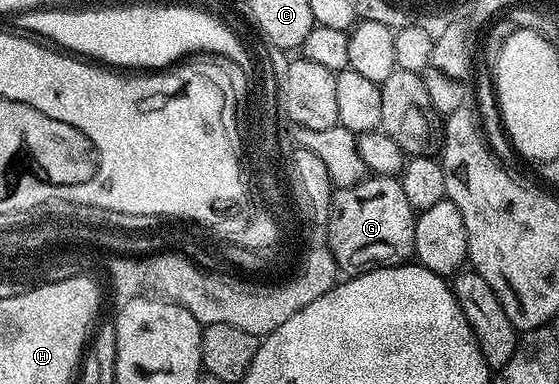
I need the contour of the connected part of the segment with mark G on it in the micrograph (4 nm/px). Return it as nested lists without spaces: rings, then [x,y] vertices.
[[[387,175],[366,177],[354,187],[338,187],[333,192],[333,203],[329,207],[327,246],[337,257],[338,268],[345,273],[364,273],[379,267],[400,267],[414,258],[415,225],[413,206],[407,201],[400,182]]]

